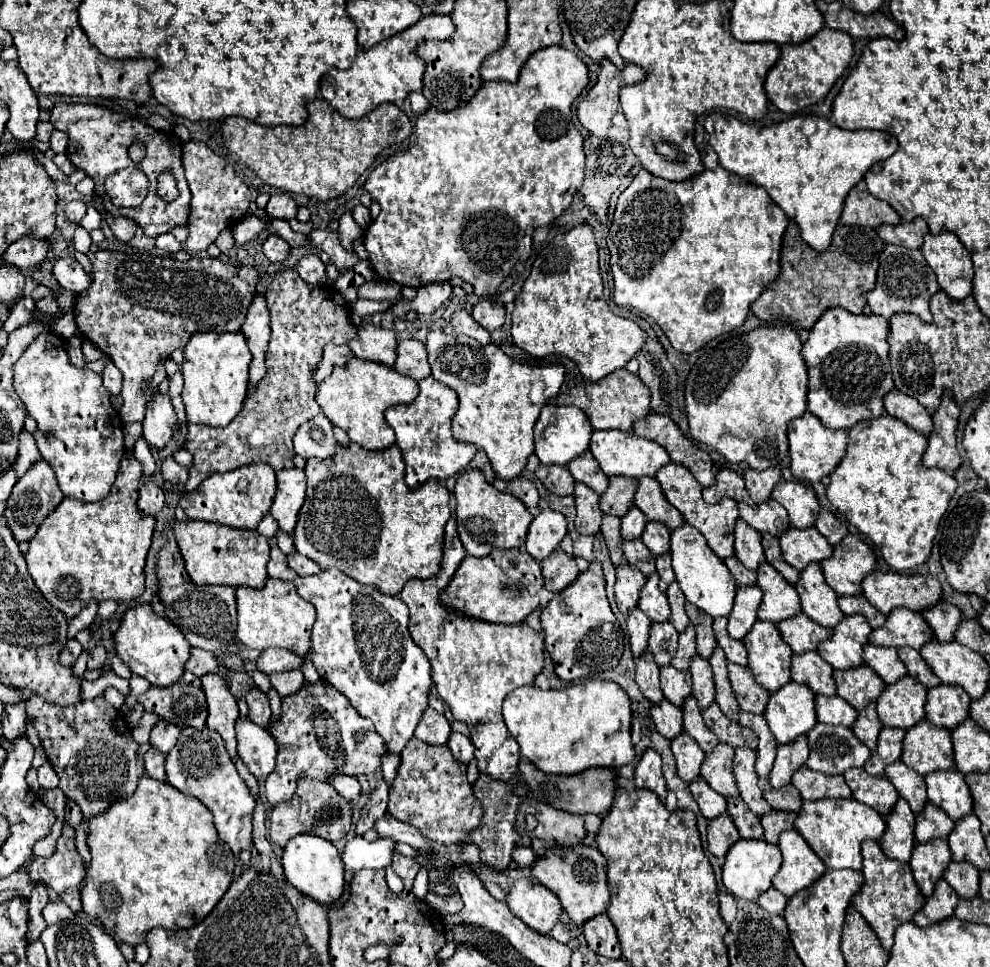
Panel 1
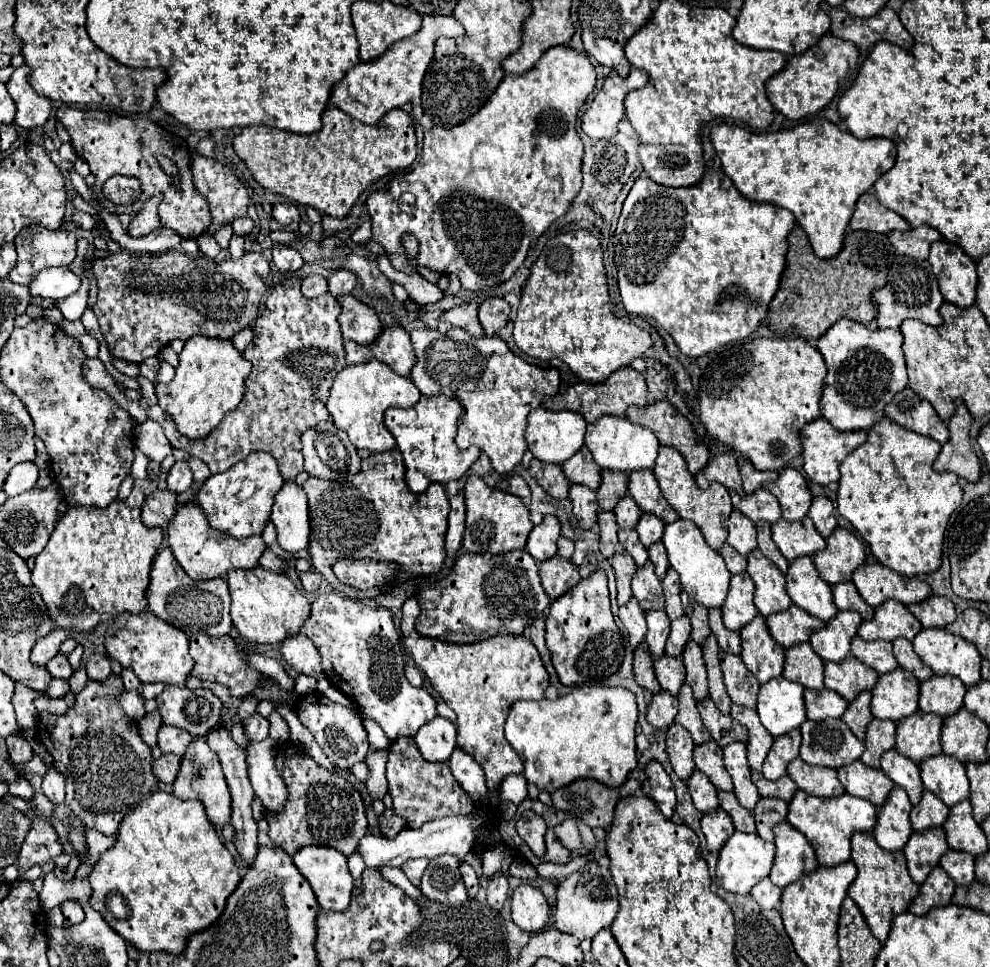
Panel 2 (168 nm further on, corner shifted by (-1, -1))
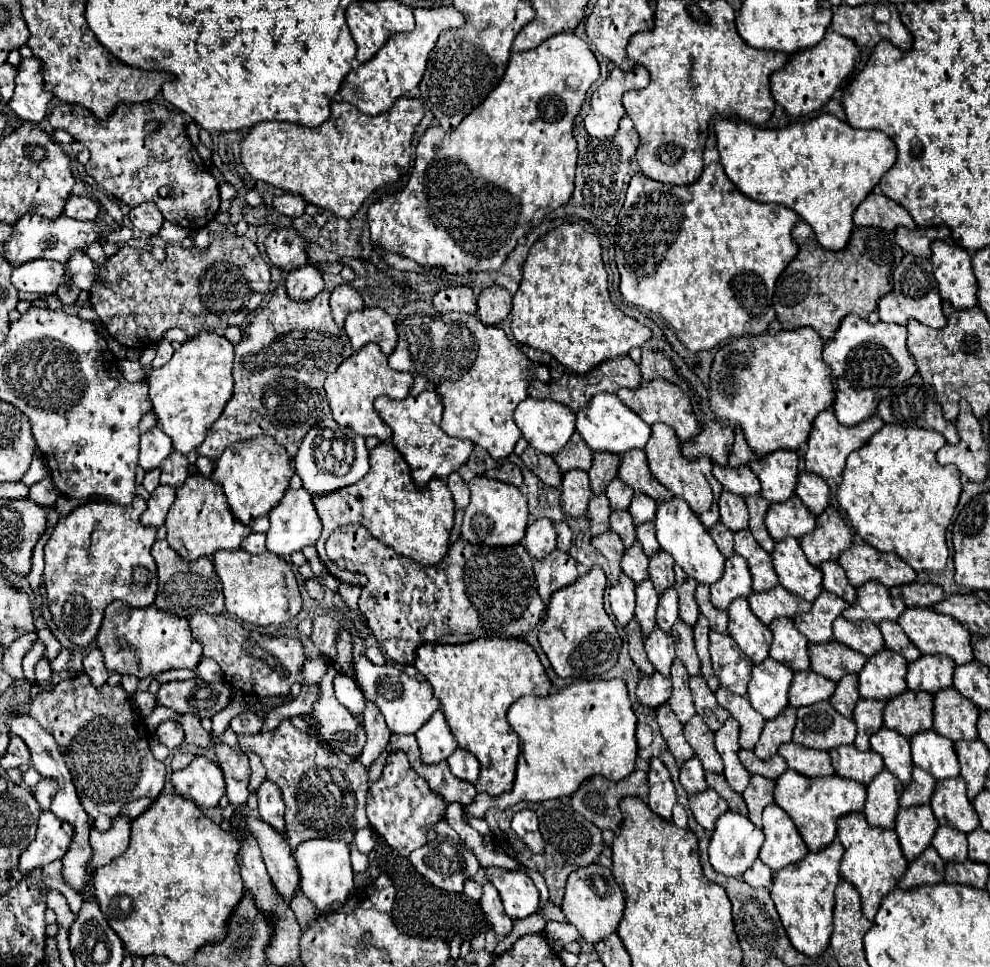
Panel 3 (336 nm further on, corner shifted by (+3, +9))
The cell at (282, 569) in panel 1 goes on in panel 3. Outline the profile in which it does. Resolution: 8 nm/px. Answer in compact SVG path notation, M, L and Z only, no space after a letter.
M251 533L243 539L243 545L241 549L249 551L249 553L265 553L267 547L265 547L265 533Z

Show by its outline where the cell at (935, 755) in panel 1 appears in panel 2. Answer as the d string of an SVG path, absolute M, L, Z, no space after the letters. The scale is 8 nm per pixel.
M917 711L917 715L909 715L897 723L895 749L913 763L923 763L941 753L941 729L941 717Z

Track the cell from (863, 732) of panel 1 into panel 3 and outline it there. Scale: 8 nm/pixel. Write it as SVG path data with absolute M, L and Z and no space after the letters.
M845 675L837 687L835 687L835 693L833 697L829 699L829 703L847 719L853 717L853 709L855 709L855 703L859 699L859 691L857 691L857 675Z

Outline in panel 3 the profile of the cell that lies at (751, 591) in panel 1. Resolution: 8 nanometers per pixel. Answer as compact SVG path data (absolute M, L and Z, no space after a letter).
M741 555L727 557L723 577L711 585L711 603L717 609L725 611L733 599L749 597L751 593L753 589L747 561Z

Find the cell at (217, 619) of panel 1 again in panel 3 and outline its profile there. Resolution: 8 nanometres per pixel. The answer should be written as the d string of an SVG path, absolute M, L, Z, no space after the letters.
M165 539L153 543L151 555L157 563L157 573L159 573L159 591L155 599L157 609L185 617L185 619L193 617L195 613L223 613L225 611L221 579L217 577L209 557L199 557L197 561L183 561Z

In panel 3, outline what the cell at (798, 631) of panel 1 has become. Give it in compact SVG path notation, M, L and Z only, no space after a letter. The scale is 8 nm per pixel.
M775 585L773 589L763 591L763 593L751 593L751 597L747 597L747 601L749 601L749 607L753 609L753 613L765 625L769 625L773 619L795 617L799 613L799 597L789 593L781 585Z

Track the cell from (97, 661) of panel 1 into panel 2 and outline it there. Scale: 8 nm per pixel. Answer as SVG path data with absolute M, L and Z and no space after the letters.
M93 653L85 665L89 679L93 681L105 681L107 675L111 673L111 659L103 653Z

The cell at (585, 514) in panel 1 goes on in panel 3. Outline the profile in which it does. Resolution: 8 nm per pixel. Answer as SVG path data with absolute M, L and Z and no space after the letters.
M567 471L563 473L561 483L561 509L569 517L581 517L587 511L591 497L589 475L585 471Z

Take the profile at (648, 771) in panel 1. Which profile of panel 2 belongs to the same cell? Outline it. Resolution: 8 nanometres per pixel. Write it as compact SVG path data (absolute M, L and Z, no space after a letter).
M649 761L645 767L645 781L641 785L641 793L647 795L649 799L653 799L657 803L657 807L661 809L661 813L669 819L673 815L675 809L675 789L673 783L669 779L669 775L665 773L665 769L661 767L659 761Z

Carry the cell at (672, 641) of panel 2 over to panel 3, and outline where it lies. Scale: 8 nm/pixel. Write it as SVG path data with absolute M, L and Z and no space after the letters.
M673 587L665 589L659 595L659 605L657 605L657 625L663 631L671 631L673 623L679 619L679 607L677 607L677 591Z

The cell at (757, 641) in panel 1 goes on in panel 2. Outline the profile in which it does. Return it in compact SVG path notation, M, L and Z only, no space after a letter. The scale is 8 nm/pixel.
M757 615L749 625L741 631L741 659L747 669L755 675L755 679L763 685L775 677L783 675L785 663L785 647L781 647L771 633L767 631L767 623L763 615Z

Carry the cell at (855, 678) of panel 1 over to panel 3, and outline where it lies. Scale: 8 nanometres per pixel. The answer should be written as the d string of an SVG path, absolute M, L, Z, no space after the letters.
M835 639L827 643L809 643L809 659L811 659L811 671L835 683L847 673L859 673L863 663L867 661L865 655L849 649L847 645Z

